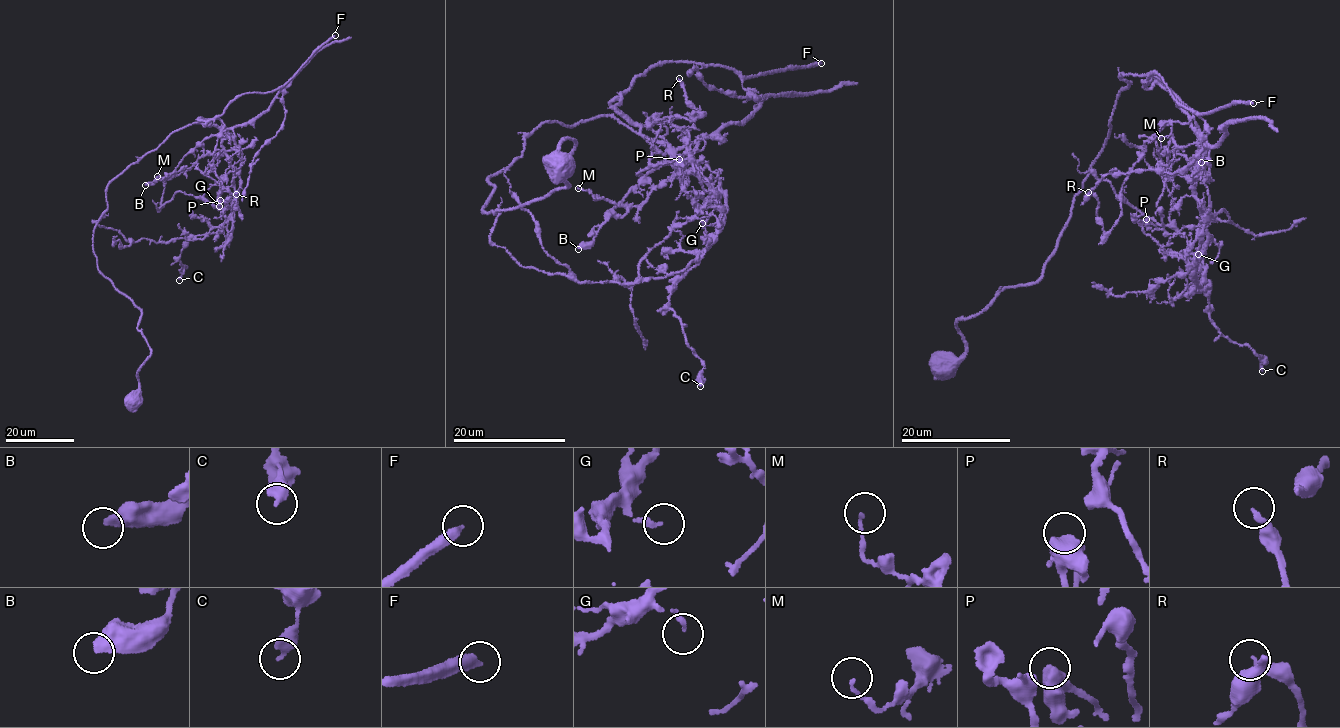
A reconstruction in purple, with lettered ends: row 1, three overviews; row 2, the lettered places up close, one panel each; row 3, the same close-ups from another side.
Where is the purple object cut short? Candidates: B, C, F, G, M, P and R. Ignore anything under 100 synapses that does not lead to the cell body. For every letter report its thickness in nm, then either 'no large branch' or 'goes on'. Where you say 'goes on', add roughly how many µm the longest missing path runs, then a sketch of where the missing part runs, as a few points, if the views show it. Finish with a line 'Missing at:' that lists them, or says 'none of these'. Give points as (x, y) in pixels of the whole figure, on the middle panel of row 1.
B: 440 nm | no large branch
C: 360 nm | no large branch
F: 320 nm | goes on | 150 µm
G: 190 nm | no large branch
M: 120 nm | no large branch
P: 400 nm | no large branch
R: 240 nm | no large branch
Missing at: F

